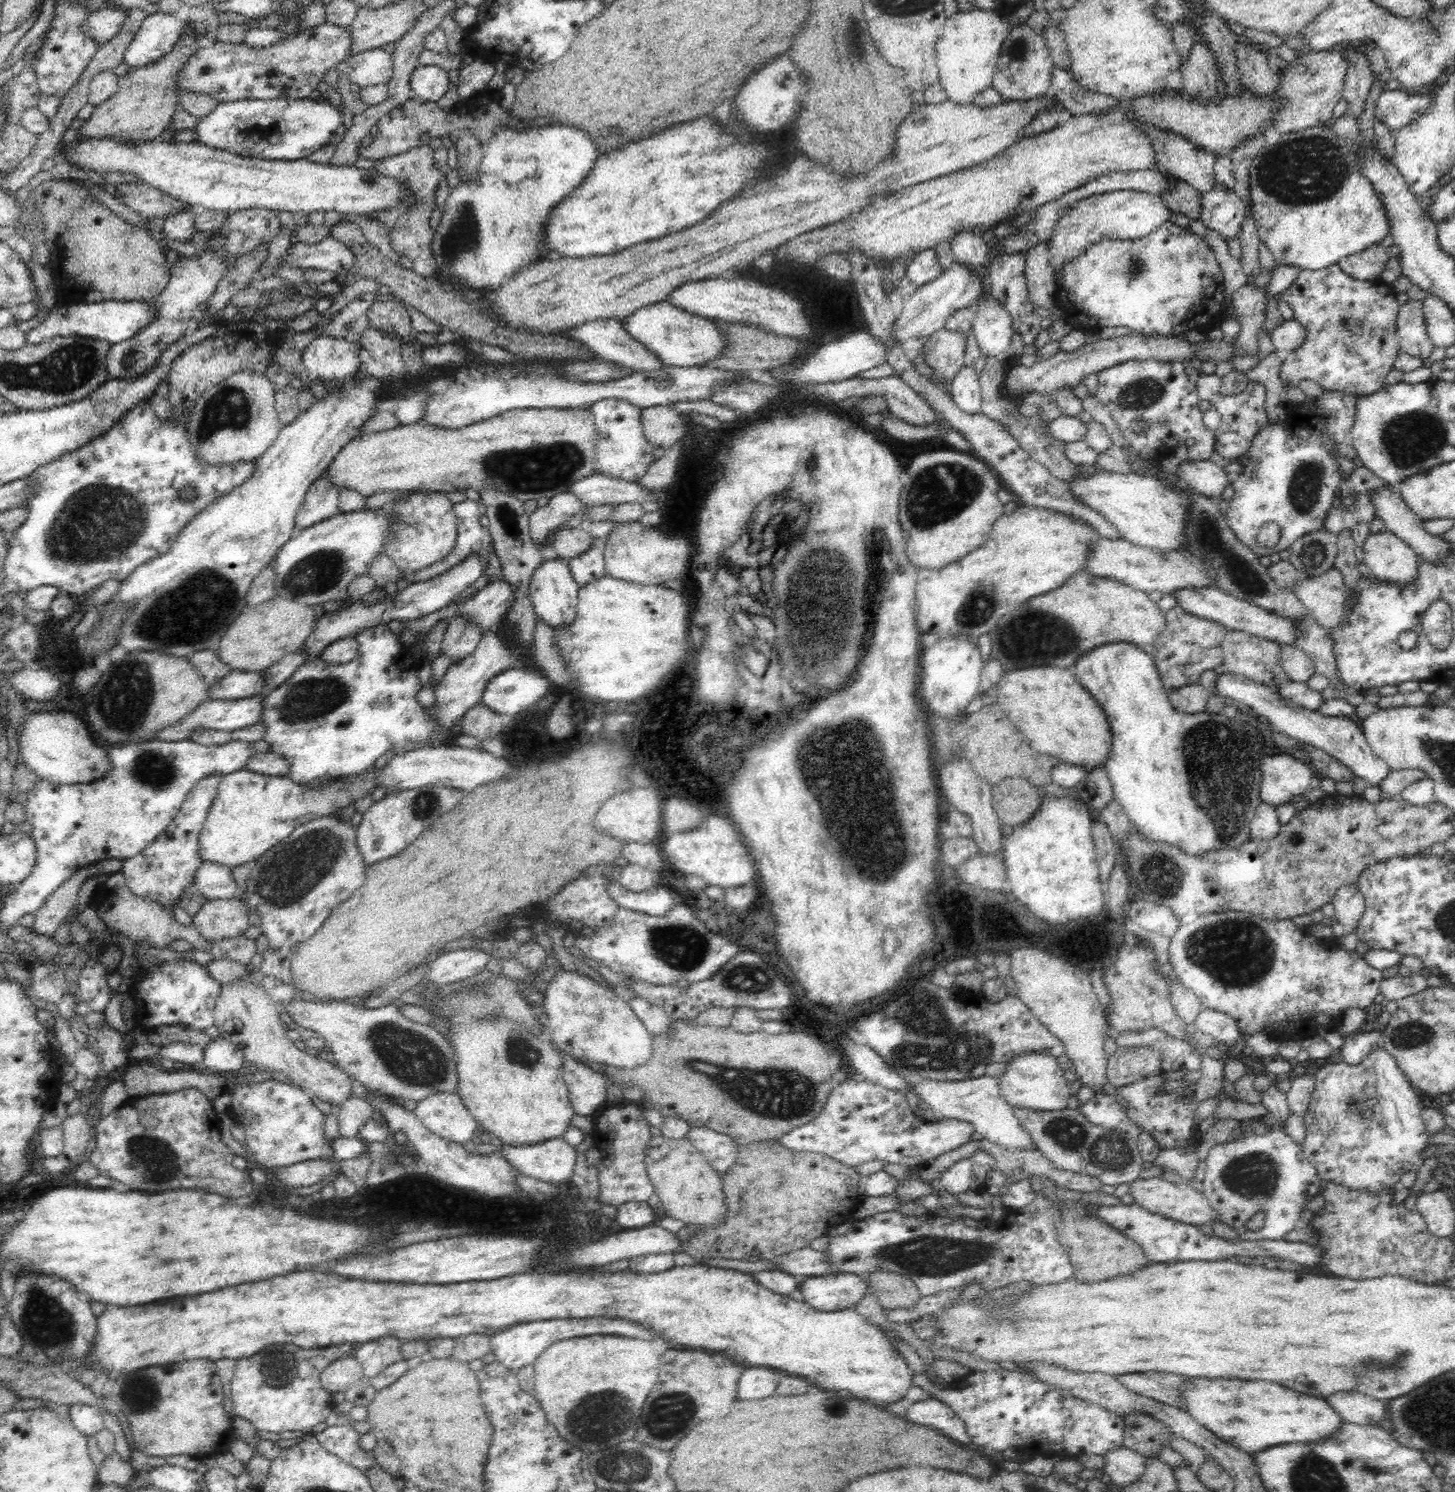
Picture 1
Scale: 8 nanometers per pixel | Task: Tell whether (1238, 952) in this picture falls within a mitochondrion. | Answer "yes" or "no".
yes

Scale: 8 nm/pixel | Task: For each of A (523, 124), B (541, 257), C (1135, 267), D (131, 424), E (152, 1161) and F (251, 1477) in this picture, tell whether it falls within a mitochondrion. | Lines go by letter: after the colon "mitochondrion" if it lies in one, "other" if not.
A: other
B: other
C: mitochondrion
D: other
E: mitochondrion
F: other

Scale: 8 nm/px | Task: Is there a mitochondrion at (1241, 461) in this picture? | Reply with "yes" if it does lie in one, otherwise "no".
no

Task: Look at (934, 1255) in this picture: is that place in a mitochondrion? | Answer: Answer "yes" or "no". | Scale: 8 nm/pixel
yes

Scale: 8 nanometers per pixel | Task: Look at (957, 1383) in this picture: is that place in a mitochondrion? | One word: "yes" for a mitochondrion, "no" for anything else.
no

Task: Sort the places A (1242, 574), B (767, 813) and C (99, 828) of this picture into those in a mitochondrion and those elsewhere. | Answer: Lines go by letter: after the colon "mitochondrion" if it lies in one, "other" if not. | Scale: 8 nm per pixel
A: mitochondrion
B: other
C: other

